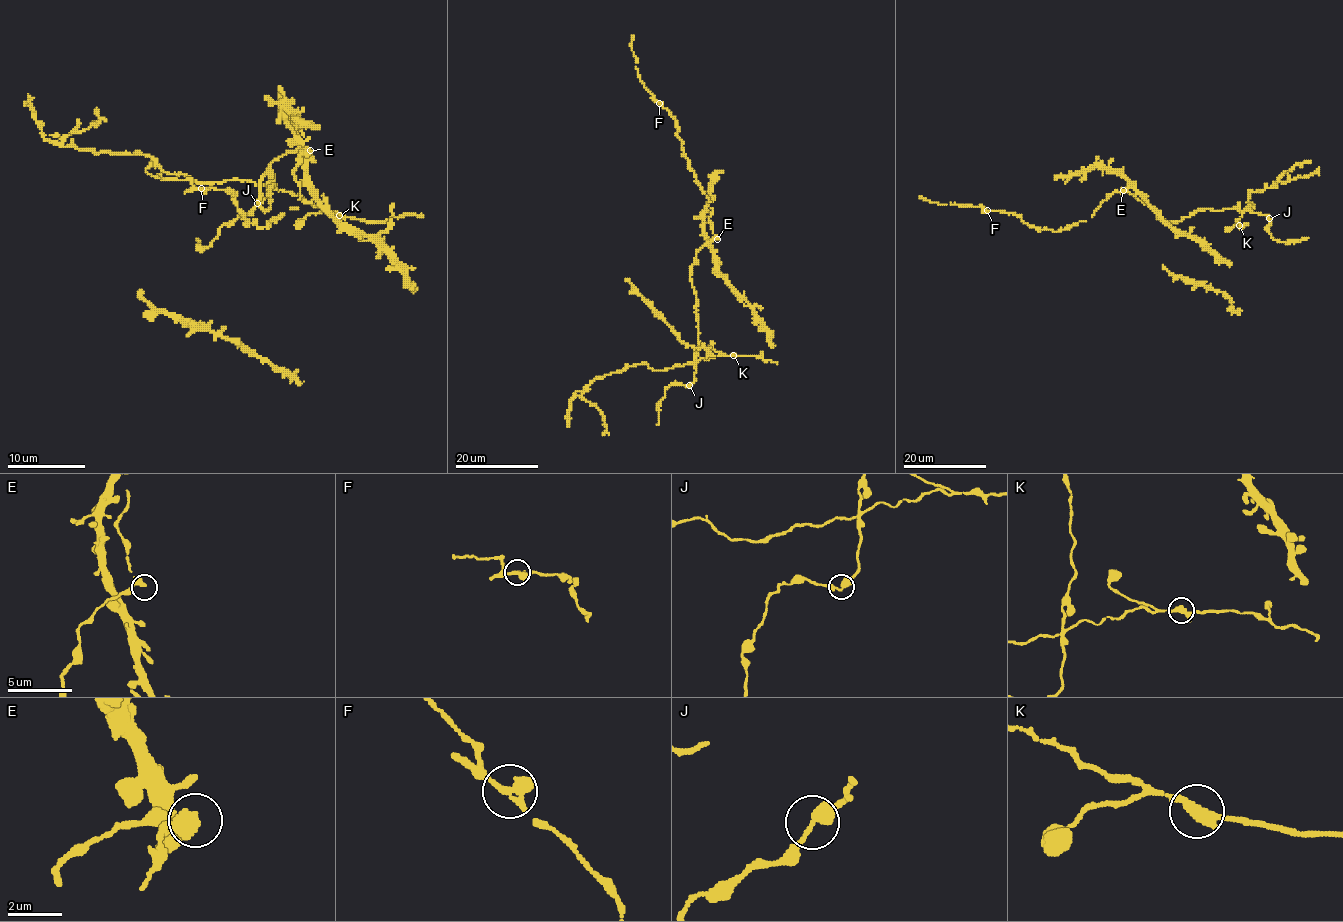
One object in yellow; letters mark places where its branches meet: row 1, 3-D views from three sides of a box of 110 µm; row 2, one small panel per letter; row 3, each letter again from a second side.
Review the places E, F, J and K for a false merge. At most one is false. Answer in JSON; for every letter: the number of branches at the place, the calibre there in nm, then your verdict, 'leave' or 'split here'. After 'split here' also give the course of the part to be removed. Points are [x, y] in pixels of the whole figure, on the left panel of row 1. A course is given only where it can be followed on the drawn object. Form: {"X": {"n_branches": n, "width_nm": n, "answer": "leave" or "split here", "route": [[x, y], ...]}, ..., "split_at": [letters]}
{"E": {"n_branches": 2, "width_nm": 380, "answer": "leave"}, "F": {"n_branches": 2, "width_nm": 380, "answer": "leave"}, "J": {"n_branches": 2, "width_nm": 360, "answer": "leave"}, "K": {"n_branches": 2, "width_nm": 380, "answer": "leave"}, "split_at": []}

